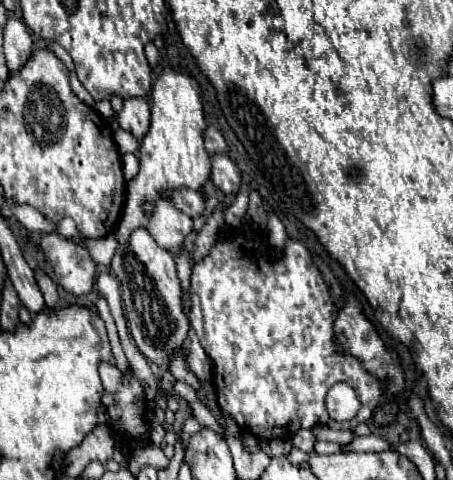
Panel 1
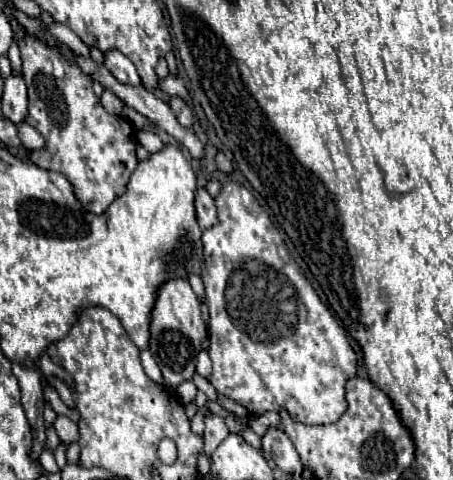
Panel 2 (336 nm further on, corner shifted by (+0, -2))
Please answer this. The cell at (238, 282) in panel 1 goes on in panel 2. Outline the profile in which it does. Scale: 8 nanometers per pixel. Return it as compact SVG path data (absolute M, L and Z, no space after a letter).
M227 181L215 205L219 221L201 237L201 279L211 325L211 385L219 395L243 405L249 415L285 409L305 425L335 423L347 411L345 383L357 375L357 353L345 329L323 305L249 189Z

